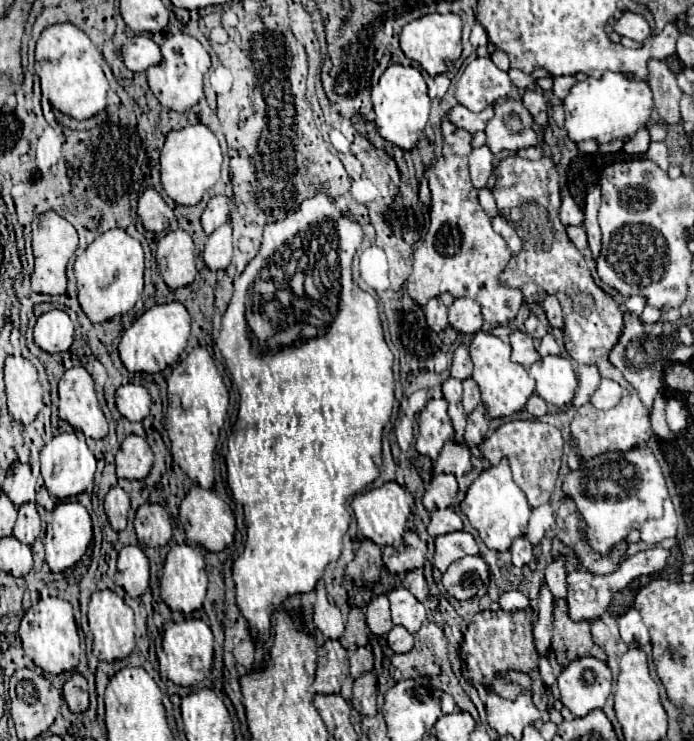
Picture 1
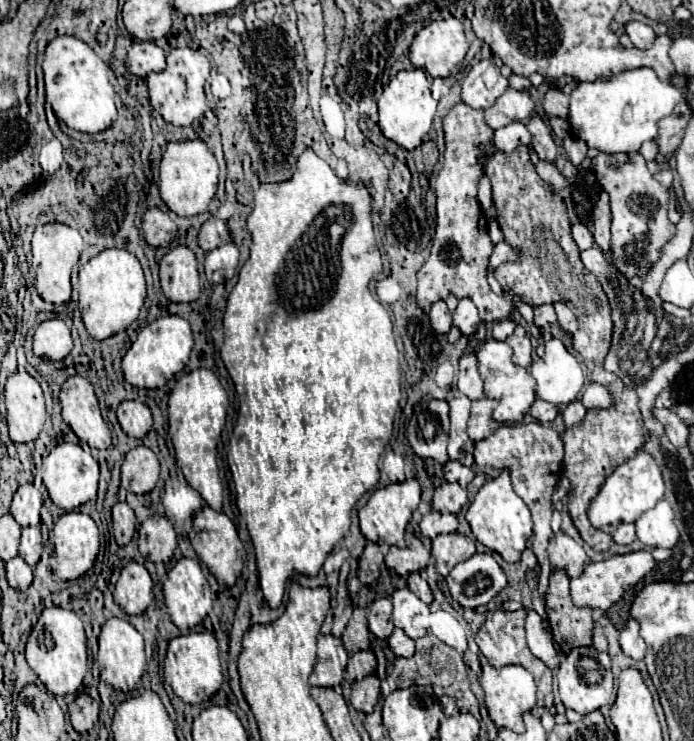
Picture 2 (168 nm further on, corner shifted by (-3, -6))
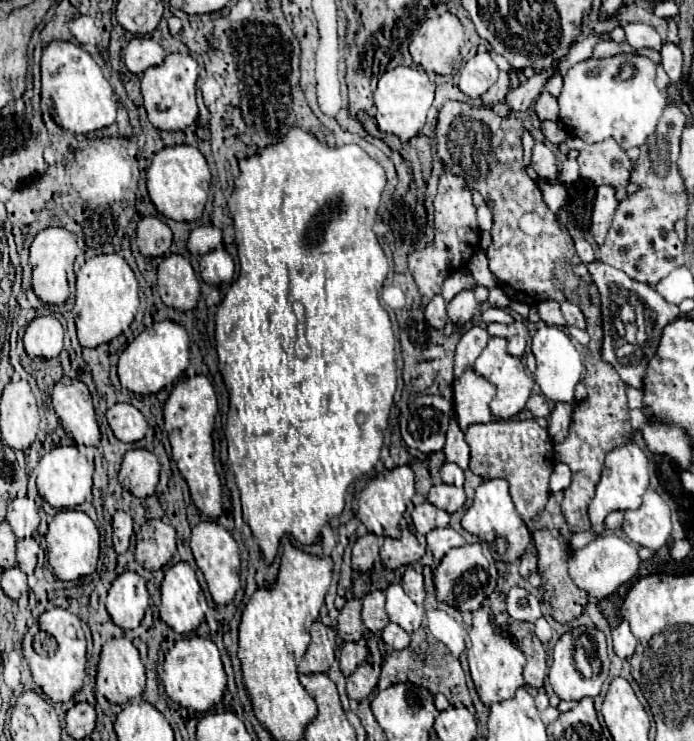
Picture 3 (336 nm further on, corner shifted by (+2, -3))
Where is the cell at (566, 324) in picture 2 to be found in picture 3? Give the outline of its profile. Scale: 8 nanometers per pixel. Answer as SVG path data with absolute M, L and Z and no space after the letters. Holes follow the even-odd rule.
M563 301L561 303L561 311L563 311L563 315L565 315L565 319L567 319L569 325L585 329L585 317L583 317L583 313L581 313L581 309L577 305L573 305L569 301Z

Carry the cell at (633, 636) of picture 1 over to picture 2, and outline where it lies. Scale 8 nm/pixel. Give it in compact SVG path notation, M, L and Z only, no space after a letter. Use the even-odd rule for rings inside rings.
M630 618L624 626L624 630L620 632L620 646L622 646L624 654L630 656L632 660L644 660L646 642L640 636L640 624L634 618Z

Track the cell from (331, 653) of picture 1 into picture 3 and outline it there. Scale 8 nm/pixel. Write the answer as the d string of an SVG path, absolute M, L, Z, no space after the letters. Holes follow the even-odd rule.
M315 621L311 629L311 645L297 667L299 673L327 673L335 661L335 647L335 629Z

